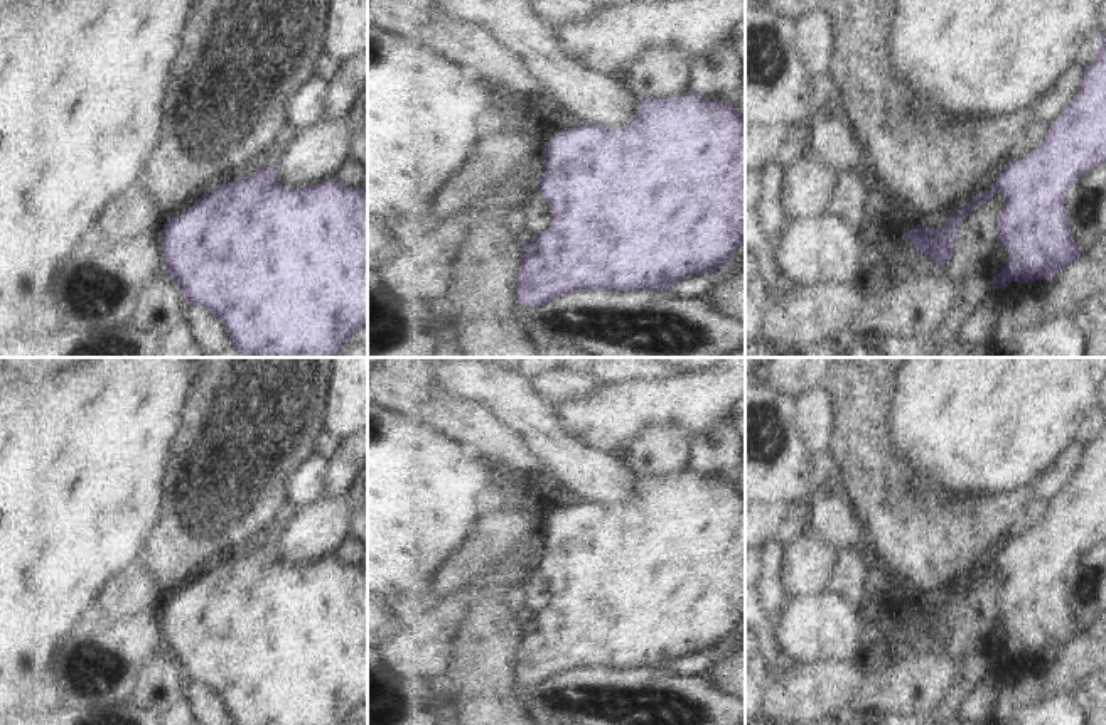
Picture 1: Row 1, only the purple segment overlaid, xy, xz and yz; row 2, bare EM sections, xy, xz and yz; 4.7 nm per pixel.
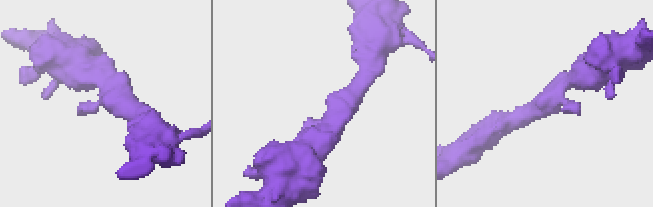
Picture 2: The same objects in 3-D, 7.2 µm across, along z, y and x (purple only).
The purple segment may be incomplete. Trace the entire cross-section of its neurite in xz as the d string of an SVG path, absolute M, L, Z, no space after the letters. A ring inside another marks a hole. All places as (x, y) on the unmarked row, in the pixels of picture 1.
M693 467L671 475L642 475L637 496L625 504L600 504L583 501L550 516L541 528L543 551L538 570L551 587L551 604L524 624L518 652L518 681L524 685L545 683L570 669L664 669L681 656L710 652L723 644L745 619L745 496L737 481L718 481L703 475Z

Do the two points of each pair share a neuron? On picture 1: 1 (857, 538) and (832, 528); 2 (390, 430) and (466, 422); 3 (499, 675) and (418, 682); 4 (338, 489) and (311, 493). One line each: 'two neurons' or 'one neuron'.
1: one neuron
2: two neurons
3: two neurons
4: two neurons

